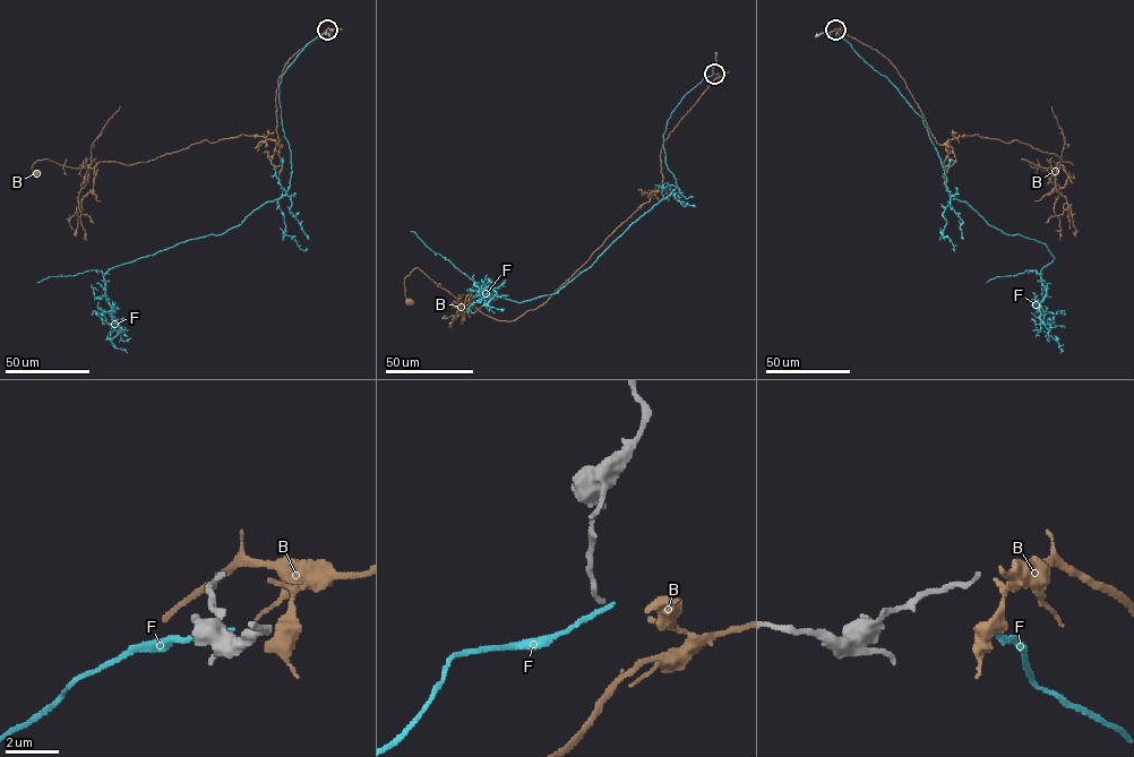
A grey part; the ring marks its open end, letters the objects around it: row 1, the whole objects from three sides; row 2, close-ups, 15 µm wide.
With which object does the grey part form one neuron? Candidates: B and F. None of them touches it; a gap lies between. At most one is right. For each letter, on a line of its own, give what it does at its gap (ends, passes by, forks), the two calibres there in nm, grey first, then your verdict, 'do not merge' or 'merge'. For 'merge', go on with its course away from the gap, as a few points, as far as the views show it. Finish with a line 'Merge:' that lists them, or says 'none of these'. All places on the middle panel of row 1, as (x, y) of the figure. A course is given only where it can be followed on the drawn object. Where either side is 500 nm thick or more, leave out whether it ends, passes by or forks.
B: it ends; calibres 190 and 180 nm; merge; course (716, 75), (662, 144), (662, 188), (546, 302), (500, 320), (418, 268), (404, 278), (409, 302)
F: it ends; calibres 190 and 220 nm; do not merge
Merge: B

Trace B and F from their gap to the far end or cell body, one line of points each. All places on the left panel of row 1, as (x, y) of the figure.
B: (329, 29), (289, 59), (278, 79), (277, 145), (243, 135), (130, 164), (72, 168), (37, 160), (36, 172)
F: (327, 33), (278, 87), (286, 194), (224, 233), (105, 274), (119, 330), (111, 342), (127, 352)

